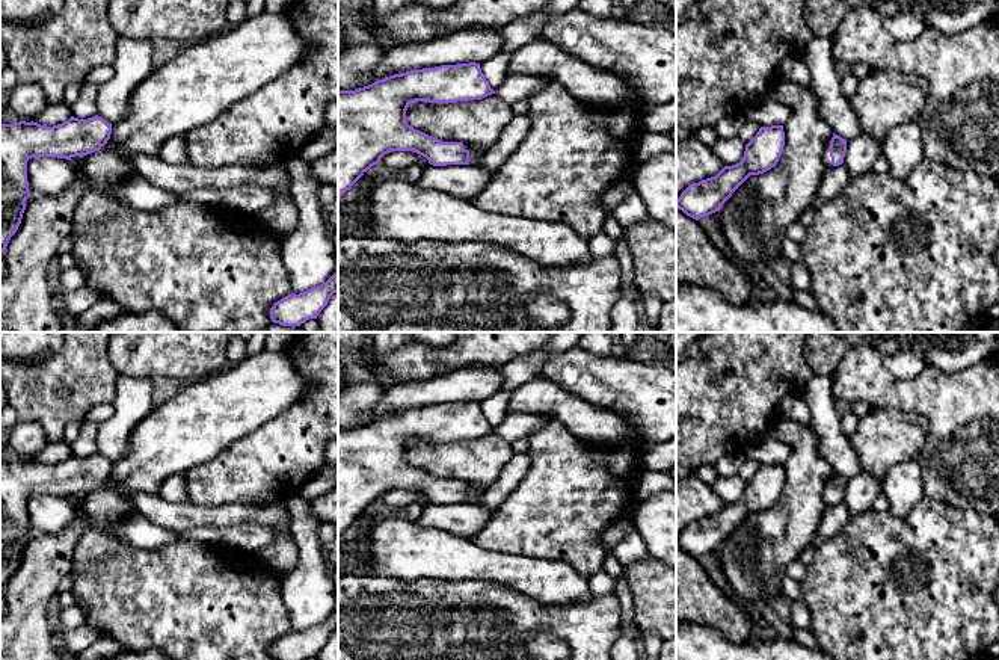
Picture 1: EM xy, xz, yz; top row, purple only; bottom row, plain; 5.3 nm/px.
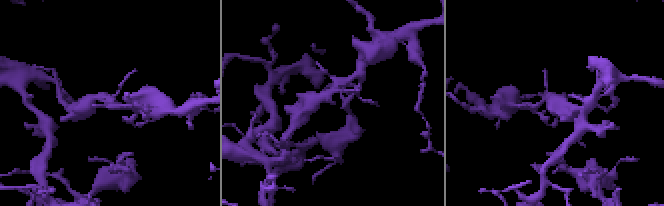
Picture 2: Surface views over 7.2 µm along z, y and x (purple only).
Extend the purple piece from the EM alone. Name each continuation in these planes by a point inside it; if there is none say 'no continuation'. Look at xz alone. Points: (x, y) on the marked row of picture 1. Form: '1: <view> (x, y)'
1: xz (476, 154)

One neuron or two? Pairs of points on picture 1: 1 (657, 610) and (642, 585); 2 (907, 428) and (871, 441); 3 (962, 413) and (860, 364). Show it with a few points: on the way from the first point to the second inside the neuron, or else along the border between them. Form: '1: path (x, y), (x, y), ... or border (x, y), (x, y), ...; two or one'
1: path (657, 604), (657, 600), (648, 591); one
2: path (898, 435), (888, 435), (880, 440); one
3: path (936, 396), (904, 396), (886, 390); one

